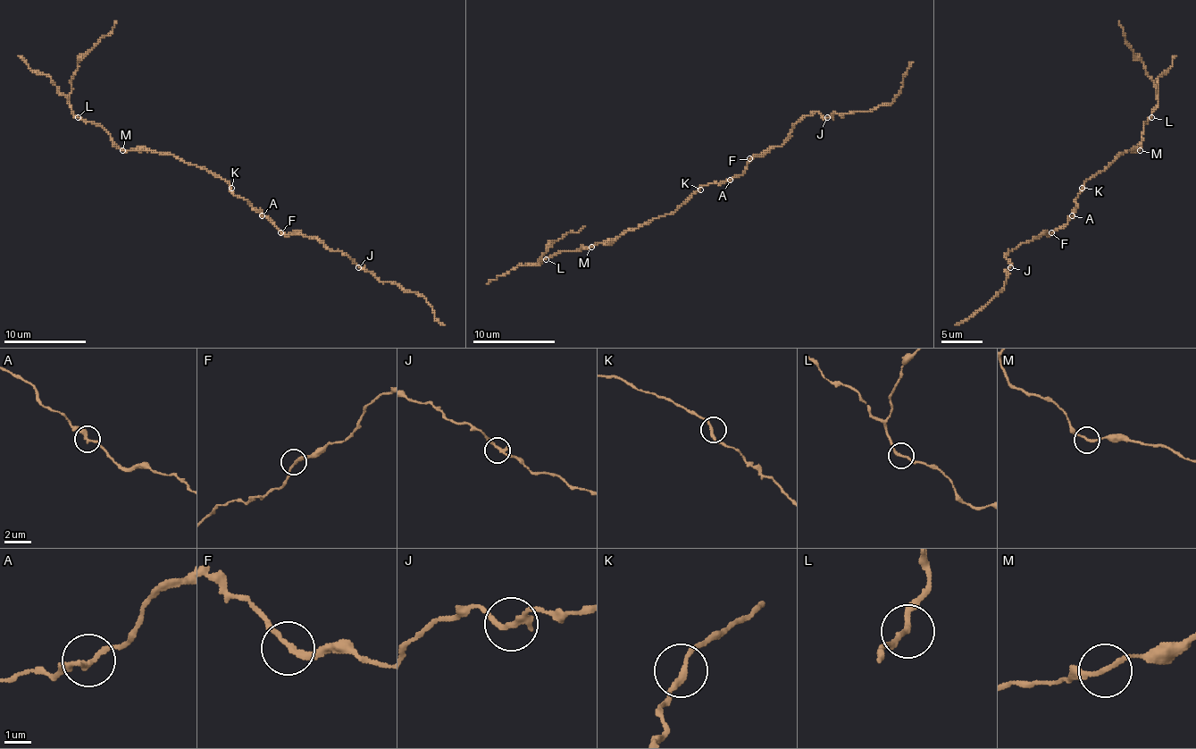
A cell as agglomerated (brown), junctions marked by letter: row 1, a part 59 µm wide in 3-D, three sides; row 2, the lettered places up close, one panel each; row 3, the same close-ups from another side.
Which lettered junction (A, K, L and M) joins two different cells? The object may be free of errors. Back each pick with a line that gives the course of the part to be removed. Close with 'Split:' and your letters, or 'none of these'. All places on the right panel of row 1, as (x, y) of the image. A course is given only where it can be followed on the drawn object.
Split: none of these

